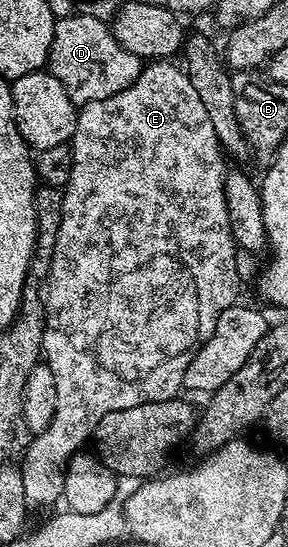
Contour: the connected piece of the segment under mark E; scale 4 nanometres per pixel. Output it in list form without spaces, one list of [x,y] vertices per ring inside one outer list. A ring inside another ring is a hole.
[[[155,60],[144,65],[143,71],[137,76],[129,88],[109,96],[105,100],[90,102],[82,107],[75,116],[75,131],[69,143],[73,152],[73,172],[69,172],[69,180],[63,190],[63,215],[61,216],[61,232],[57,232],[57,244],[53,248],[53,260],[47,273],[43,303],[45,304],[45,336],[43,337],[43,354],[45,365],[53,372],[53,380],[57,383],[57,408],[53,412],[53,420],[45,432],[34,435],[31,445],[21,459],[23,475],[23,491],[28,507],[51,506],[63,496],[63,467],[75,454],[84,449],[83,446],[92,441],[101,416],[109,416],[109,412],[121,408],[137,408],[137,404],[149,404],[176,397],[183,390],[185,368],[189,368],[189,360],[213,336],[213,328],[217,328],[217,316],[225,312],[225,308],[236,305],[239,294],[239,266],[235,263],[237,247],[235,237],[229,228],[229,212],[225,208],[225,154],[217,140],[217,132],[213,132],[213,124],[205,113],[197,91],[189,84],[186,69],[179,70],[167,60]]]

